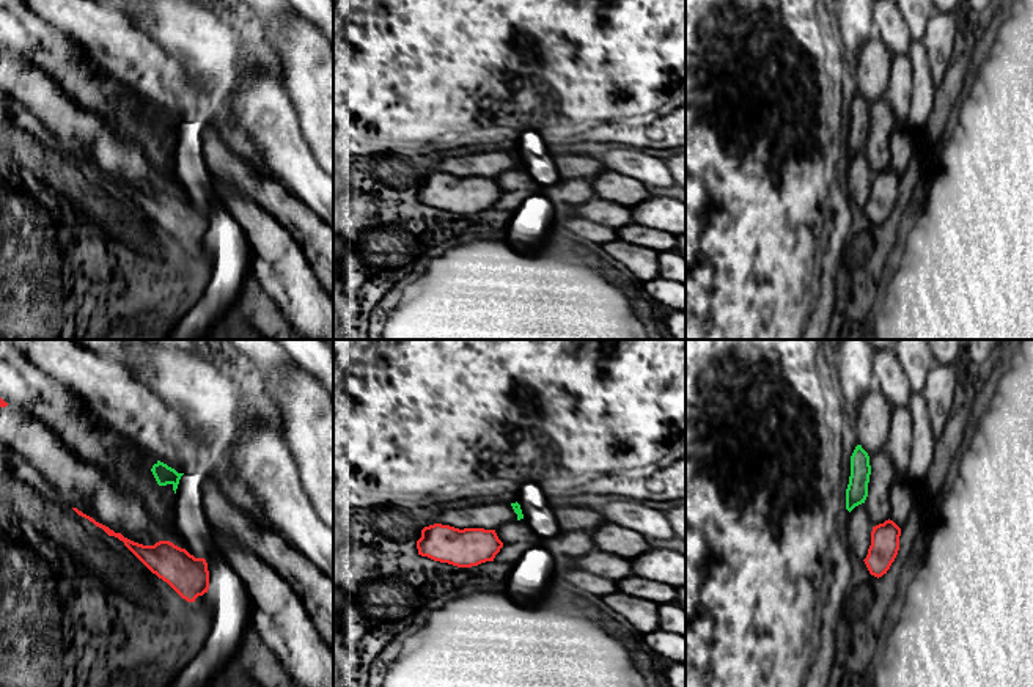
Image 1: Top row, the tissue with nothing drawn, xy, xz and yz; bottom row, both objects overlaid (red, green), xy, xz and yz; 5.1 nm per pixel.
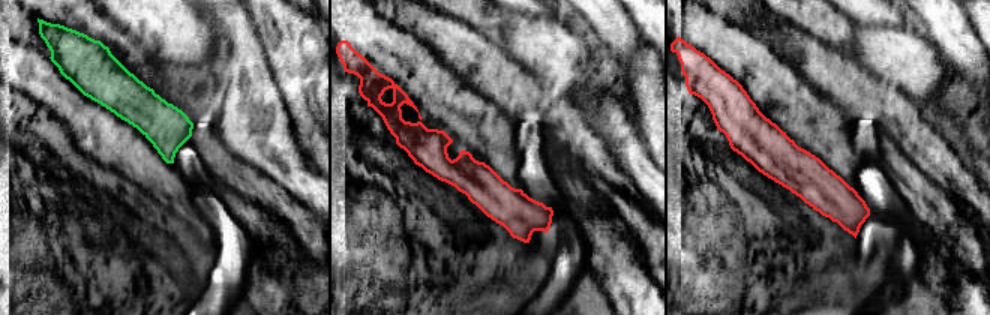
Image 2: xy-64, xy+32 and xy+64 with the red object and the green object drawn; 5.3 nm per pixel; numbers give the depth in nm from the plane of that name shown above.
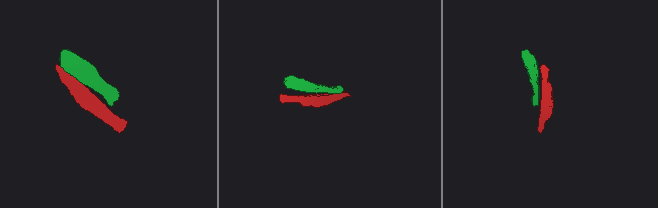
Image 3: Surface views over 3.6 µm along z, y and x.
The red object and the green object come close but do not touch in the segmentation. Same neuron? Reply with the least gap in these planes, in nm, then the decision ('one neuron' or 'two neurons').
130 nm | two neurons

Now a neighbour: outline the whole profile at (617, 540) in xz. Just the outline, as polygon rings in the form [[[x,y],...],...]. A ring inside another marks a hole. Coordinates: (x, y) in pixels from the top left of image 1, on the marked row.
[[[604,522],[594,527],[590,533],[597,550],[627,560],[634,560],[651,549],[645,536],[623,525]]]

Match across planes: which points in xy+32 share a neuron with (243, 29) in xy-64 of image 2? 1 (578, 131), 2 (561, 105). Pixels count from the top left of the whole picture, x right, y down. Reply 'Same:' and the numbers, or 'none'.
Same: none

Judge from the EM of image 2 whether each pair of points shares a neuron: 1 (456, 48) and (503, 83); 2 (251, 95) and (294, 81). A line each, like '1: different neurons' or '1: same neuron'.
1: same neuron
2: different neurons

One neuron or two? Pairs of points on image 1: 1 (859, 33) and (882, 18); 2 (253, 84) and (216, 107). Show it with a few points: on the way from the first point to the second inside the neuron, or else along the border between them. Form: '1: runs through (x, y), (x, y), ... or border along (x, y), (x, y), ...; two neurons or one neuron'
1: border along (871, 16), (876, 33); two neurons
2: border along (224, 91), (228, 101), (228, 120), (246, 132); two neurons

